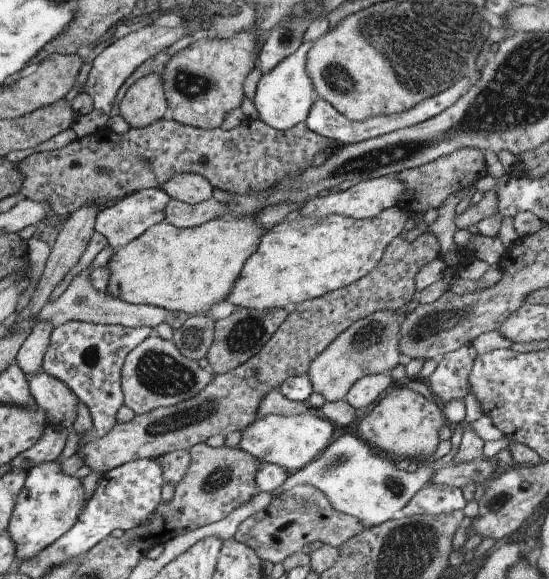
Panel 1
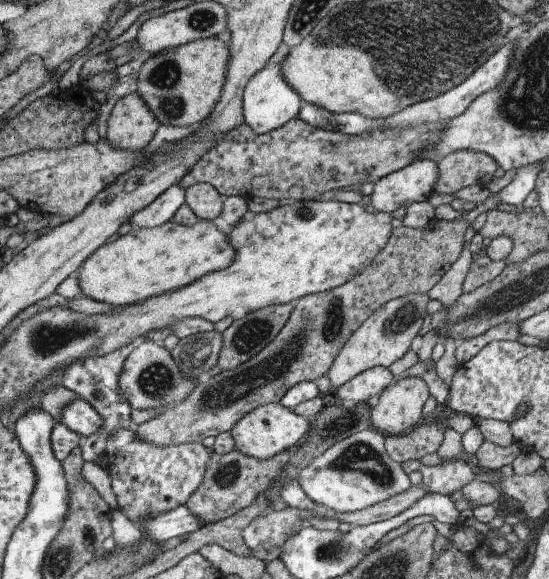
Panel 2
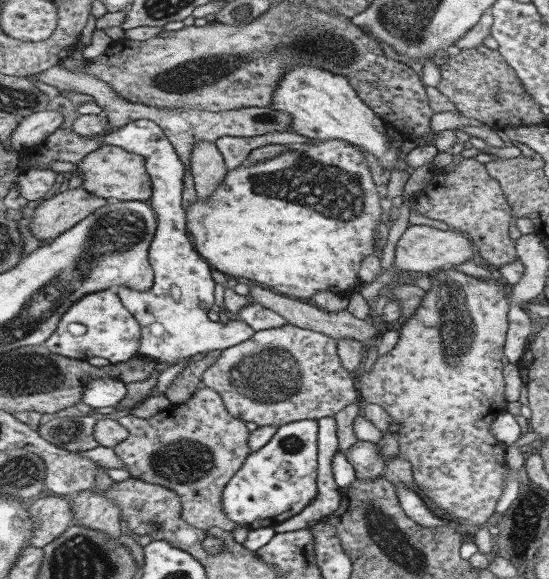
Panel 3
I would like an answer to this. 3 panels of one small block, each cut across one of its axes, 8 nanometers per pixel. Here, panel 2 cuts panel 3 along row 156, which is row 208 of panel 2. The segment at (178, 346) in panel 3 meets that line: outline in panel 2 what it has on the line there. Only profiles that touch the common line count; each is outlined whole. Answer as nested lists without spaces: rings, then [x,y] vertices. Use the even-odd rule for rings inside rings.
[[[171,185],[154,198],[144,209],[132,214],[126,222],[137,227],[156,227],[170,220],[176,208],[184,203],[184,188],[181,185]]]

